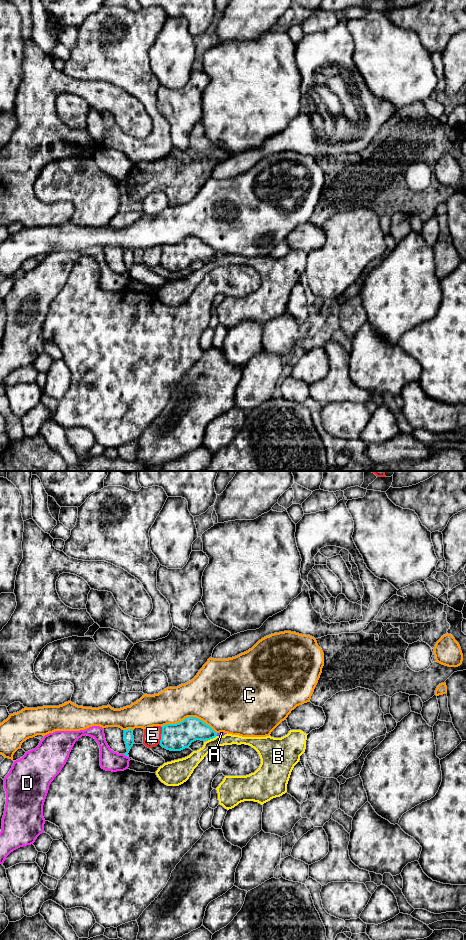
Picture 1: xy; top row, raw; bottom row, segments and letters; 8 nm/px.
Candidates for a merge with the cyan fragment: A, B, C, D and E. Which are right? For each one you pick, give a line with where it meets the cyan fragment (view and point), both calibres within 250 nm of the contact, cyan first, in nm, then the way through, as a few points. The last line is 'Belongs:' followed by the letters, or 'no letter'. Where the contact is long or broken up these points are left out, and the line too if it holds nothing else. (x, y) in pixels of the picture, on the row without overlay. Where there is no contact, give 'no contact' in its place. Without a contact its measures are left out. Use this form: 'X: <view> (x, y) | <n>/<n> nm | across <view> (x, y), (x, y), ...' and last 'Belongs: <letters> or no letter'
Belongs: no letter

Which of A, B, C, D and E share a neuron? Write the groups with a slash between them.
A / B / C / D / E

